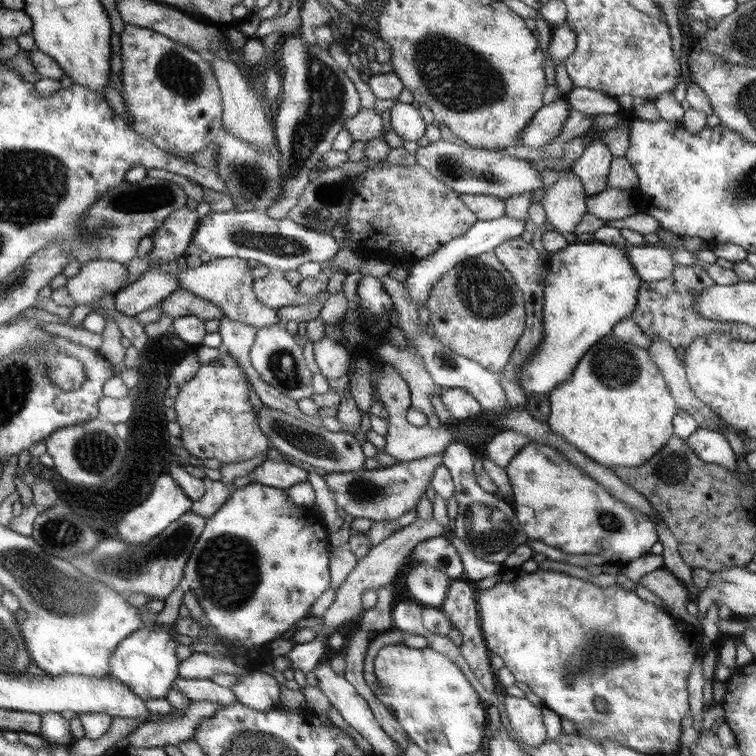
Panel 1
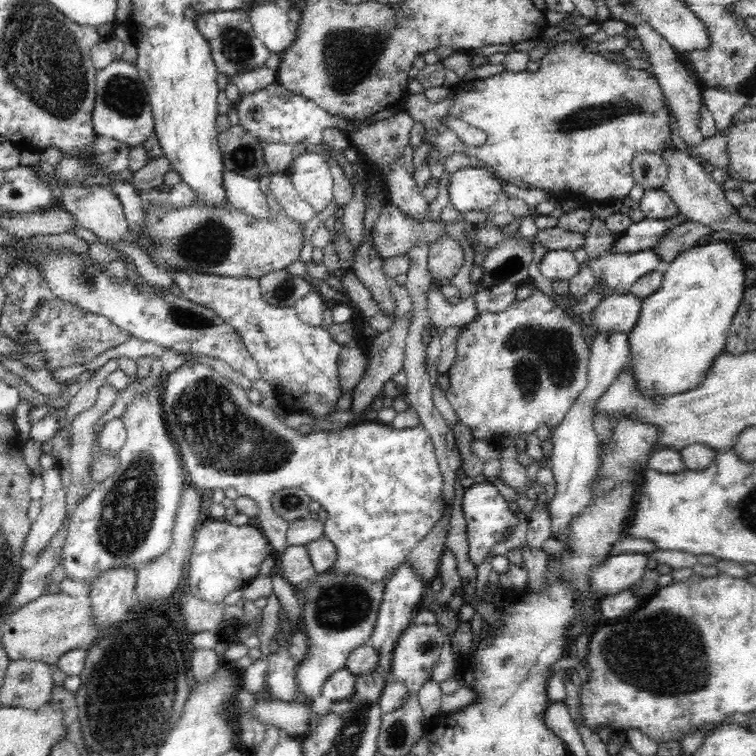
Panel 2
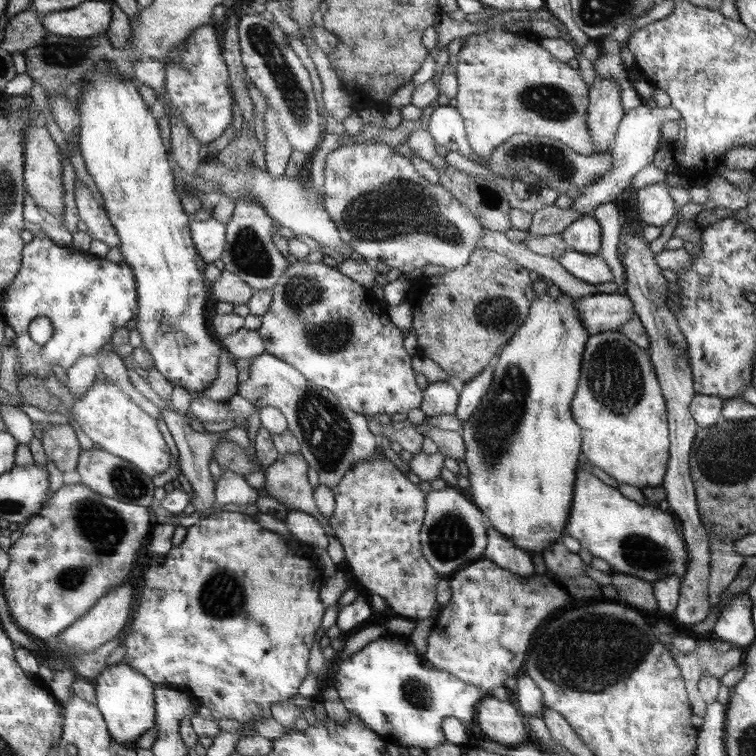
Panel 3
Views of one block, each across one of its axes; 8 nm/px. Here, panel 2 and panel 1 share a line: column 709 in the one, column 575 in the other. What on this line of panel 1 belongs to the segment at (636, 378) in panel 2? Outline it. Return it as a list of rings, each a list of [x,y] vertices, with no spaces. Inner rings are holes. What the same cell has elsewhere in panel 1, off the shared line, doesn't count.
[[[602,242],[567,244],[559,252],[550,254],[550,273],[546,275],[545,308],[542,326],[545,336],[538,349],[526,357],[518,369],[518,385],[526,398],[547,396],[562,382],[568,382],[581,358],[602,337],[613,332],[613,326],[628,318],[637,306],[642,278],[634,270],[624,249]]]

